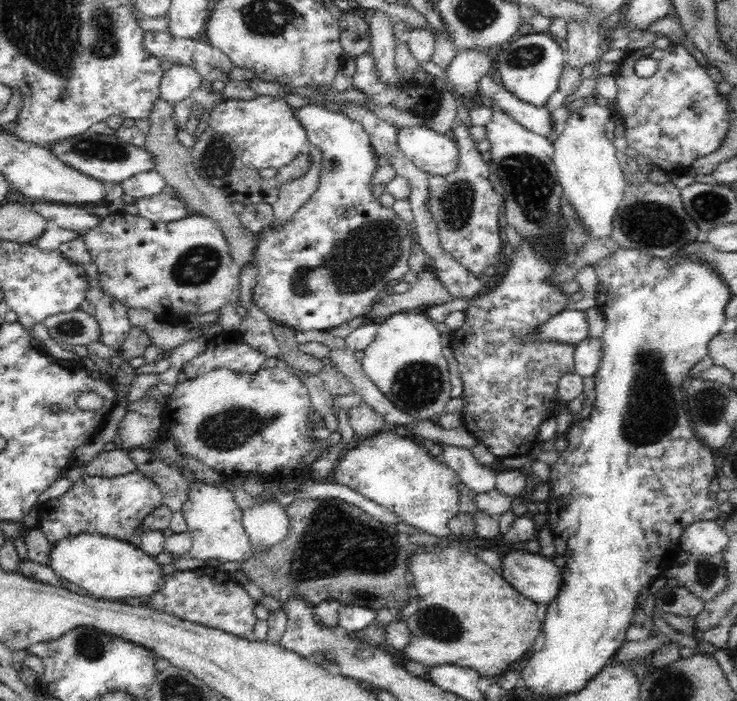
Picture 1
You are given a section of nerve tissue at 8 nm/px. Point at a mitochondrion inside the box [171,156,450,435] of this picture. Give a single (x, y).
(357, 264)

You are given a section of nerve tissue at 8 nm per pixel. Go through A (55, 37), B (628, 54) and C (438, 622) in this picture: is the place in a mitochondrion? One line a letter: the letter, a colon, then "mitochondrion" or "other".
A: mitochondrion
B: other
C: mitochondrion

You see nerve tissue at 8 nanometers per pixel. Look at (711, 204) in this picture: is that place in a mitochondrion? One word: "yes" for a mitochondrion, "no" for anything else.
yes

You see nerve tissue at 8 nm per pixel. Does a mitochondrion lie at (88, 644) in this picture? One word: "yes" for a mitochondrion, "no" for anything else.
yes

